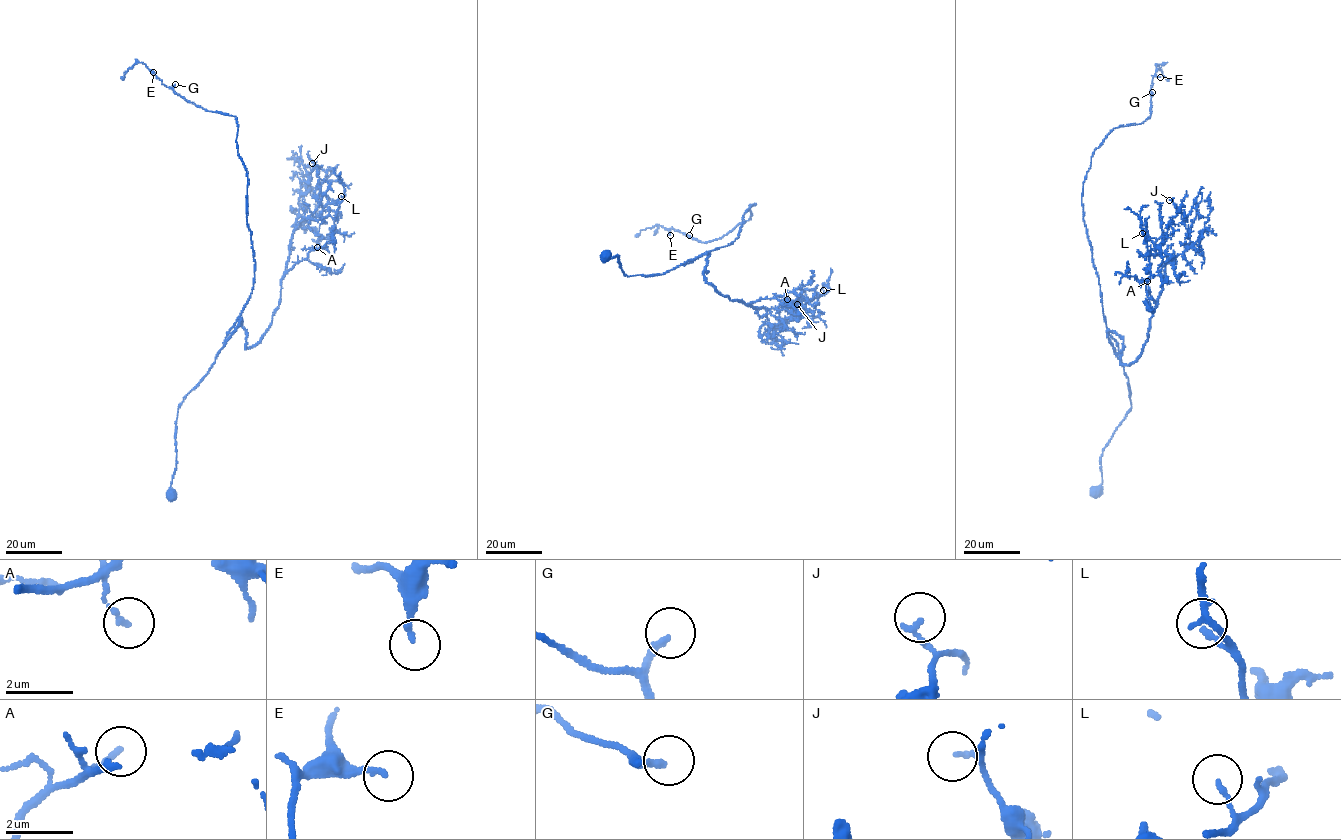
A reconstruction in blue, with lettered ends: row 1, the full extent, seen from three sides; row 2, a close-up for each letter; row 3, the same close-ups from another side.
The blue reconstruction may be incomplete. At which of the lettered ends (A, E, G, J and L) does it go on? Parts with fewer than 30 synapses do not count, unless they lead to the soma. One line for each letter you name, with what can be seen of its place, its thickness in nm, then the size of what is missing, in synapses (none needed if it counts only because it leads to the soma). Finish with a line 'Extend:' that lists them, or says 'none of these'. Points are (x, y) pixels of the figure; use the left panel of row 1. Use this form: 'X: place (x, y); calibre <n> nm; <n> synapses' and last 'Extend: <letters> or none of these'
G: place (175, 84); calibre 180 nm; 45 synapses
Extend: G

